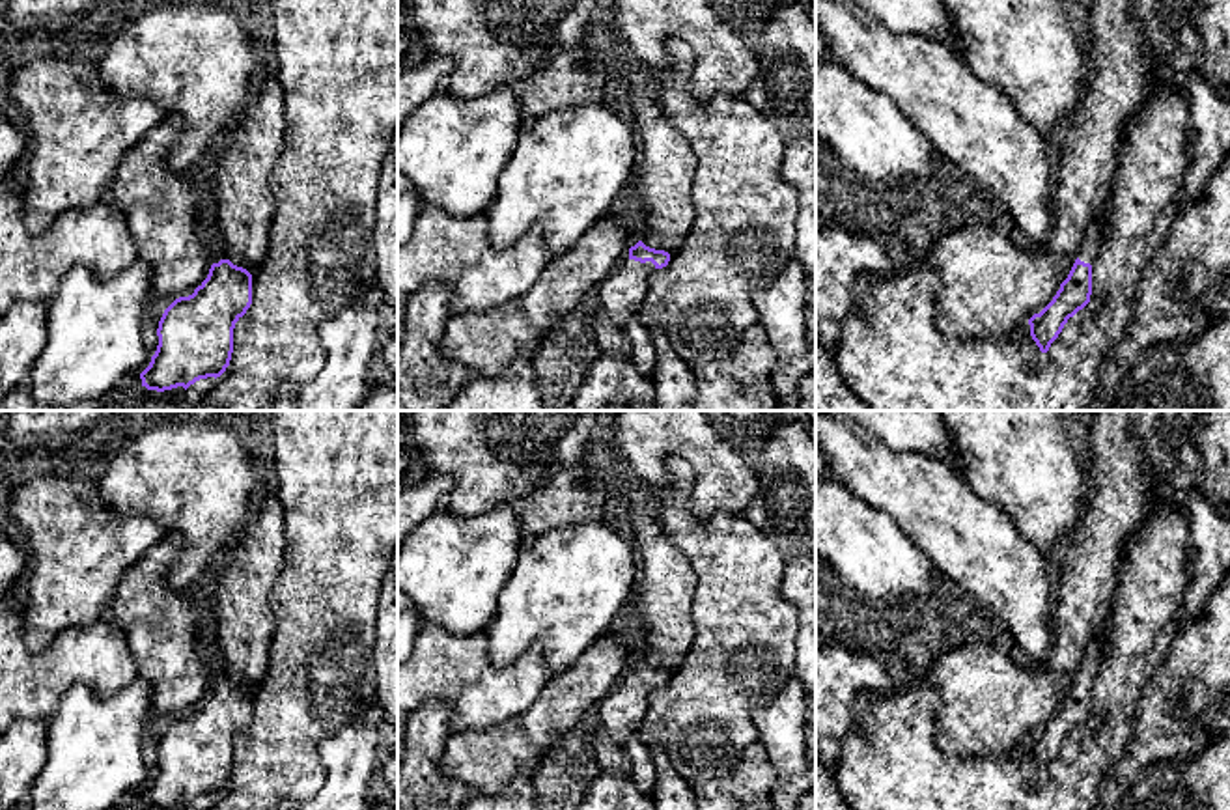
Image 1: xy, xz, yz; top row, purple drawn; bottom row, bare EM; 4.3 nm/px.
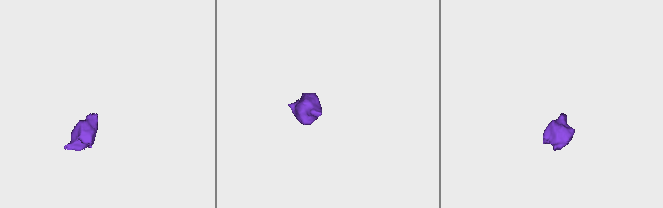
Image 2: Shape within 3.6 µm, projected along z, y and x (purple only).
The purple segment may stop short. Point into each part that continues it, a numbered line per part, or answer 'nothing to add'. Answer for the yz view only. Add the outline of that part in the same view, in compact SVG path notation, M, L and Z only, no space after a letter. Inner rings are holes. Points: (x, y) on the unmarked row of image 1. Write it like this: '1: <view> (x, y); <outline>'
1: yz (1092, 659); M1101 633L1086 646L1083 661L1079 664L1079 677L1092 683L1099 676L1103 655L1105 655L1105 635Z

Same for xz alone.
1: xz (622, 712); M625 677L599 702L599 726L616 745L638 732L653 689L651 679Z

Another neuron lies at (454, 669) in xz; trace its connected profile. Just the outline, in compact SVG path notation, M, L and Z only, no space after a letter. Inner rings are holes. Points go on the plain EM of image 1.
M420 625L411 657L398 661L398 709L411 713L424 702L439 700L452 711L454 733L482 732L528 711L551 677L538 644L498 668L489 659L485 631L452 635L439 625Z

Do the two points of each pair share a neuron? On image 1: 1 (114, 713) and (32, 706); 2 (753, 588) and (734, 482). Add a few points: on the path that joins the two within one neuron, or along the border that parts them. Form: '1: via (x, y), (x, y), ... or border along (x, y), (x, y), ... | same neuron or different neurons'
1: border along (99, 697), (86, 685), (75, 684), (47, 721) | different neurons
2: border along (741, 514), (712, 512), (706, 517) | different neurons

